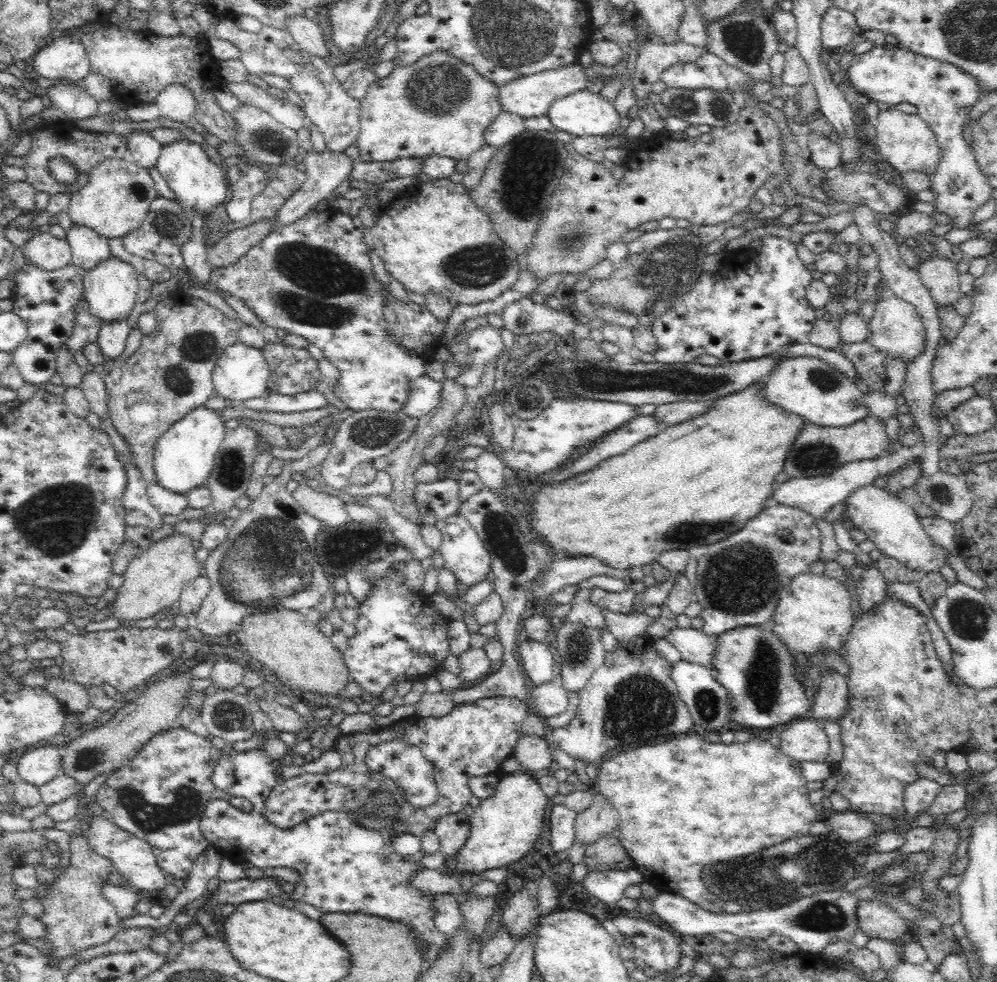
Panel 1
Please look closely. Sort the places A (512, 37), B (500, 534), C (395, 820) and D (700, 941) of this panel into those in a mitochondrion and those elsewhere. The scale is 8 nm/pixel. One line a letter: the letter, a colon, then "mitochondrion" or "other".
A: mitochondrion
B: mitochondrion
C: other
D: other

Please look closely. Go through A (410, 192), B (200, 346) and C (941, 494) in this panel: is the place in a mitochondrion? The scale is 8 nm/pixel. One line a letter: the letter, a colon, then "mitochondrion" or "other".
A: other
B: mitochondrion
C: mitochondrion

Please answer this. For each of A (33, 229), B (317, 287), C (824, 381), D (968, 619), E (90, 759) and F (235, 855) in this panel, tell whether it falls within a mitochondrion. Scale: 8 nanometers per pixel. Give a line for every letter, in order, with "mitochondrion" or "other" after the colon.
A: other
B: mitochondrion
C: mitochondrion
D: mitochondrion
E: mitochondrion
F: other

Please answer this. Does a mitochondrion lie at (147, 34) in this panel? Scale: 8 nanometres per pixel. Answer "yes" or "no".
no

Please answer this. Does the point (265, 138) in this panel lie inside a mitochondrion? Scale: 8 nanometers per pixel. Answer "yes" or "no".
yes

